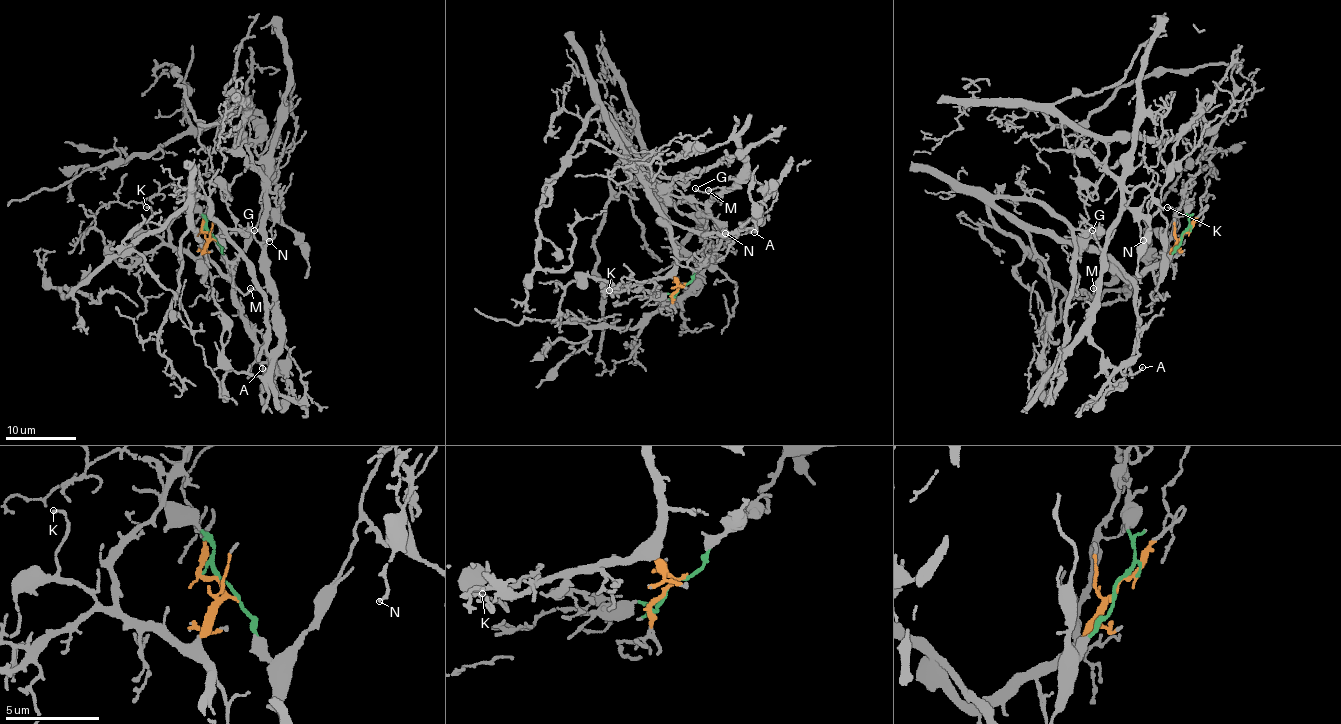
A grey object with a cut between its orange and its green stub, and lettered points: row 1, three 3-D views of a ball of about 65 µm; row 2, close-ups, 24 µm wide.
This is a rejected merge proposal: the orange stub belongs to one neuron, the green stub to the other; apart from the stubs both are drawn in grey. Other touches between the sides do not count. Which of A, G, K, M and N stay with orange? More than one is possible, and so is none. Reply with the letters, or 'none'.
A, K

